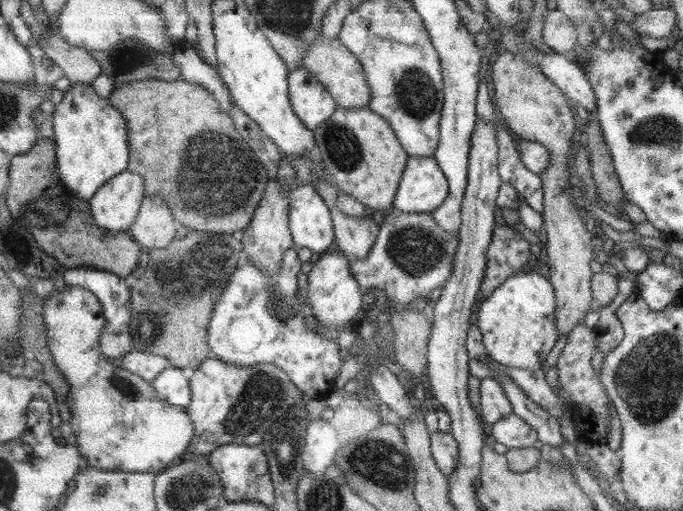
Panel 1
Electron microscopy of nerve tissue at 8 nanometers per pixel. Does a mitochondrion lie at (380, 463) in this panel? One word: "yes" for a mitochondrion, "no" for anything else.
yes

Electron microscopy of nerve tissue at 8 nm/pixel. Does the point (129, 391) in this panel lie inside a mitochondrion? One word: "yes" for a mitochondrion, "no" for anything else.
yes

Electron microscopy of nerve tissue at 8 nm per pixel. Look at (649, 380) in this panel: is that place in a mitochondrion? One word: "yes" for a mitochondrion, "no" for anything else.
yes

